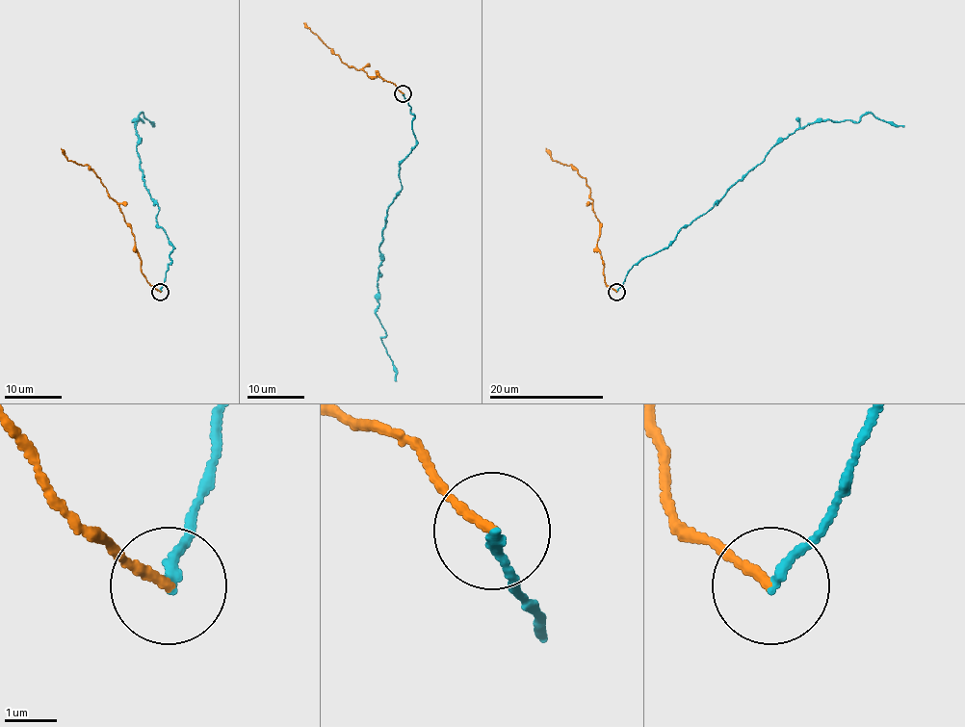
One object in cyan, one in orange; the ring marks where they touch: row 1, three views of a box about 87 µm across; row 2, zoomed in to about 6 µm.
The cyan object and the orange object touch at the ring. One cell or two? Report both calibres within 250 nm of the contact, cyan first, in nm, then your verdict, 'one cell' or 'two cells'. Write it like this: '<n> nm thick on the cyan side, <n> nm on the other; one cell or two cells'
180 nm thick on the cyan side, 190 nm on the other; two cells

